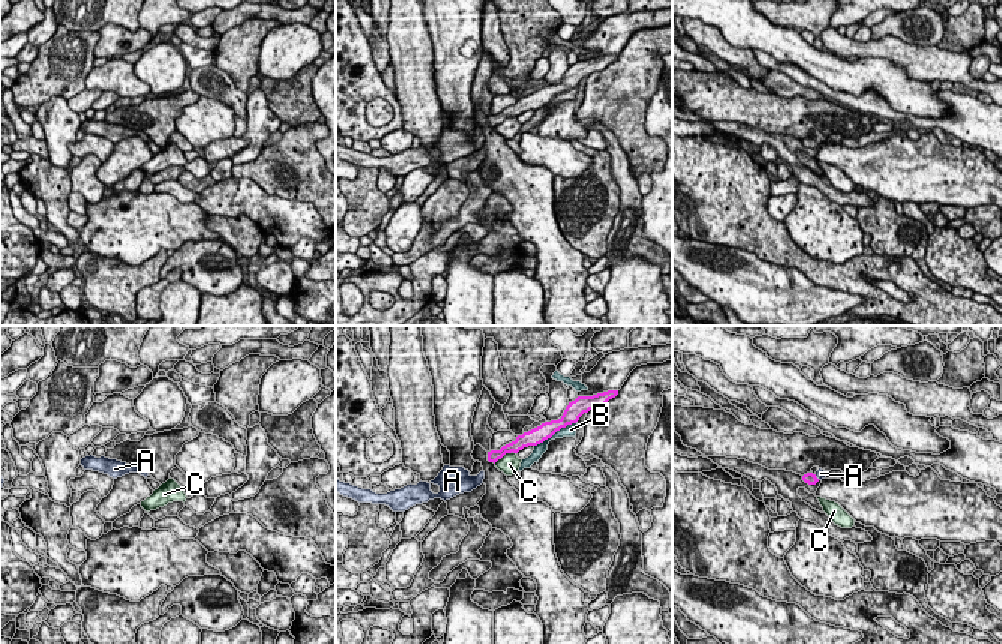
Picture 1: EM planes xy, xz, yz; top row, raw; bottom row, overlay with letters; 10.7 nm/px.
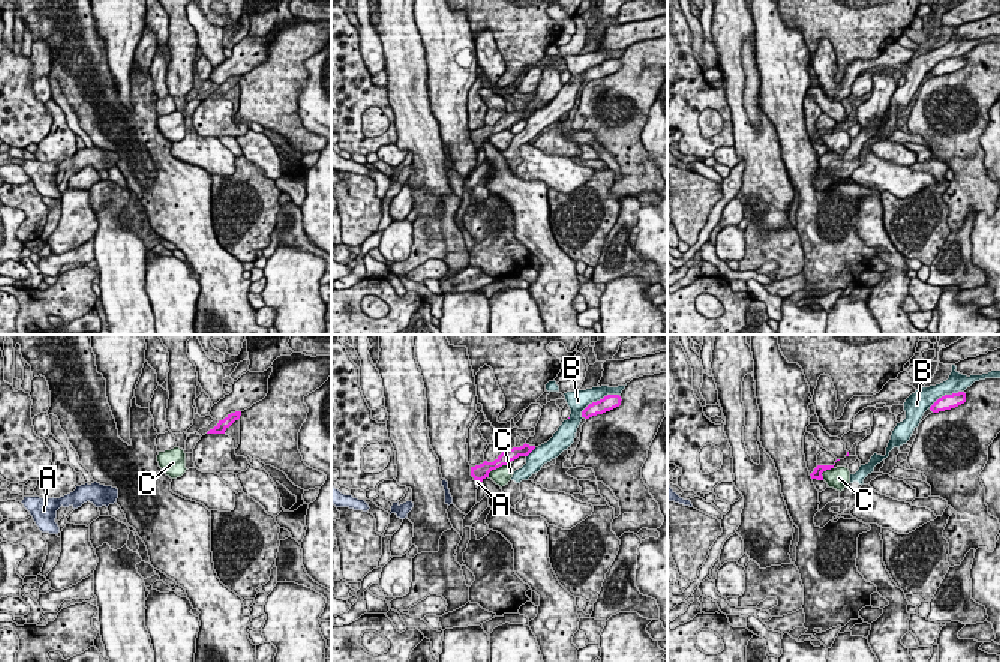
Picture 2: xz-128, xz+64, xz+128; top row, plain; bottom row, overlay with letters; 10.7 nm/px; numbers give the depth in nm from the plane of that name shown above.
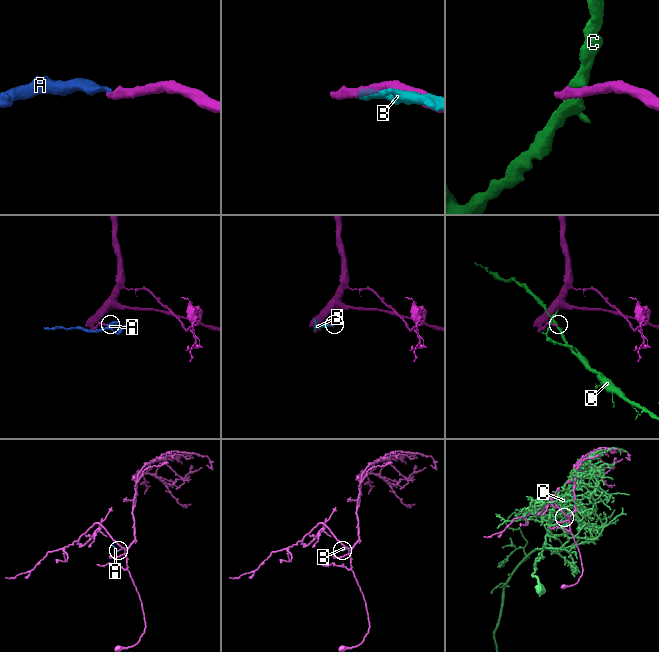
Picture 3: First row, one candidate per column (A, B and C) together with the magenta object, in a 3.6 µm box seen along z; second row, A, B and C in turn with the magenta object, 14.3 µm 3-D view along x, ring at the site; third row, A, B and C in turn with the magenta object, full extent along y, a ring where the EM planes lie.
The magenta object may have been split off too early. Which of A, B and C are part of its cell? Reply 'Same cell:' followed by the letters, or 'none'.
Same cell: A

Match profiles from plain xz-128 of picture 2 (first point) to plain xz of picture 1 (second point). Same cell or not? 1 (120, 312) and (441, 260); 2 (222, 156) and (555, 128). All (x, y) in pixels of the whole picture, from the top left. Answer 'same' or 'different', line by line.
1: different
2: different

